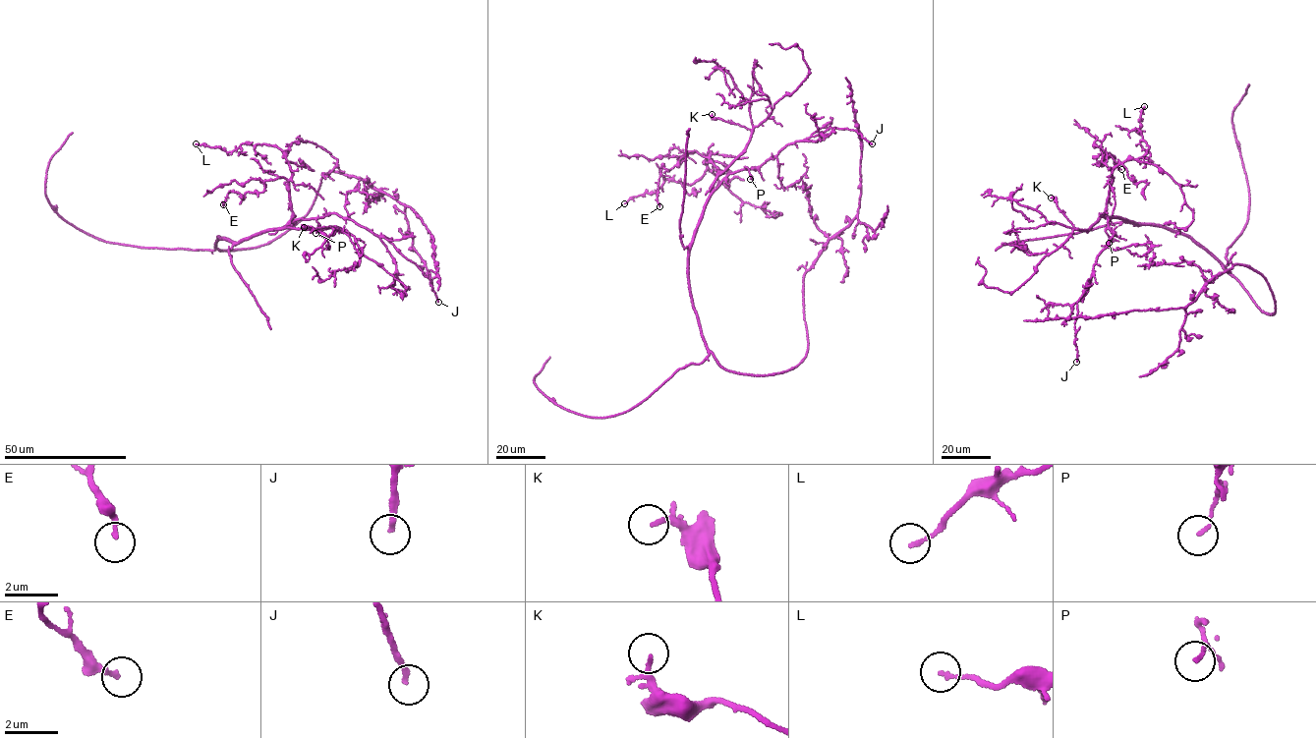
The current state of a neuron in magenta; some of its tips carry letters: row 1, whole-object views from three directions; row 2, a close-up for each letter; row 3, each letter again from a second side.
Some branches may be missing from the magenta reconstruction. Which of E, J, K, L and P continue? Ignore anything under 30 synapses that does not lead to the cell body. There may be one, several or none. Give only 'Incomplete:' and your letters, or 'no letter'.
Incomplete: no letter

